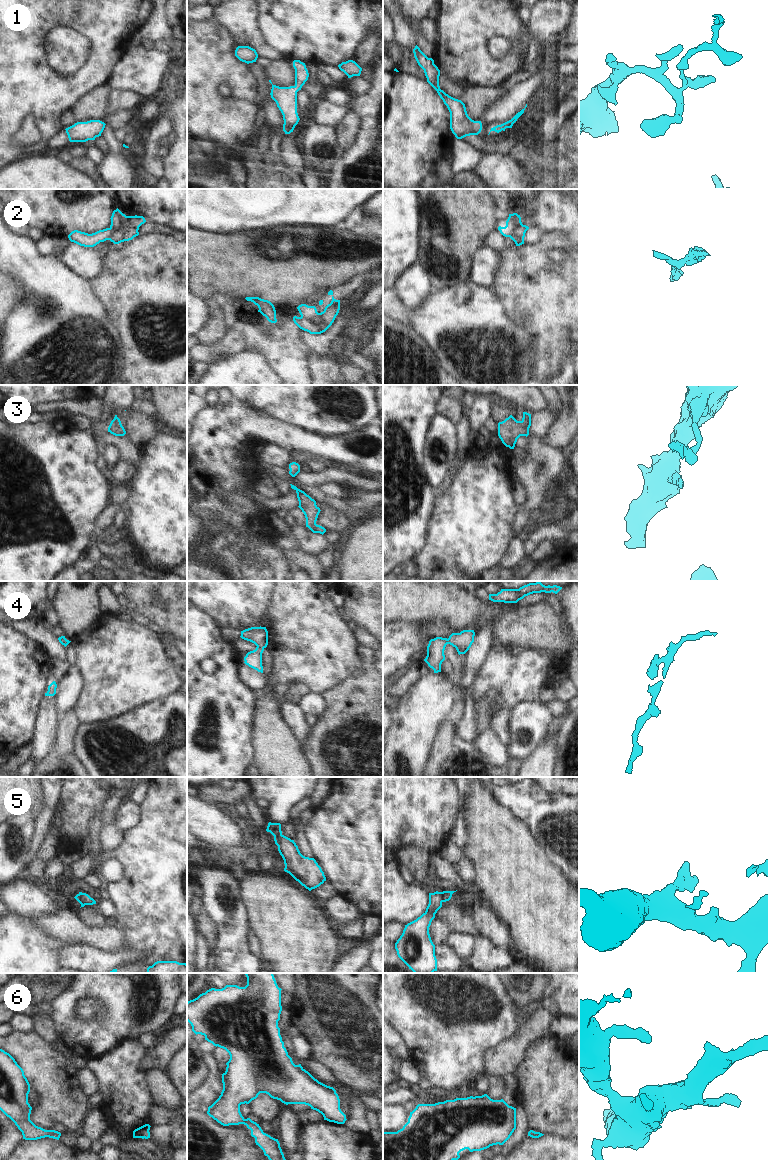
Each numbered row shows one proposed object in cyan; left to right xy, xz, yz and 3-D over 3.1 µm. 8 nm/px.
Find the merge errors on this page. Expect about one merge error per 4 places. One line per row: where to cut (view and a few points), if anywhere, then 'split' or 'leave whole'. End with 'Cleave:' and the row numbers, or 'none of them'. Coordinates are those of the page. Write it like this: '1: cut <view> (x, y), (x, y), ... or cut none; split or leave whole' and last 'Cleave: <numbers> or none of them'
1: cut none; leave whole
2: cut none; leave whole
3: cut none; leave whole
4: cut none; leave whole
5: cut none; leave whole
6: cut none; leave whole
Cleave: none of them

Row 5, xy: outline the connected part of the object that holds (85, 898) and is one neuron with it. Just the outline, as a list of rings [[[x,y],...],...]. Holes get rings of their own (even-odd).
[[[79,892],[74,898],[81,904],[81,907],[96,904],[96,901],[86,893]]]

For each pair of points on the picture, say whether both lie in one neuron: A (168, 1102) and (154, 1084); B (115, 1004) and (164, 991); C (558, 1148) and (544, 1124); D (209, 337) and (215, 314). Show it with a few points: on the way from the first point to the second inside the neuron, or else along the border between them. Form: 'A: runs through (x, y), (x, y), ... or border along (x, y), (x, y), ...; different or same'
A: runs through (168, 1098), (158, 1088); same
B: border along (130, 983), (132, 996), (129, 1014), (134, 1023); different
C: border along (544, 1133), (552, 1133), (568, 1140); different
D: runs through (213, 331), (215, 320); same

